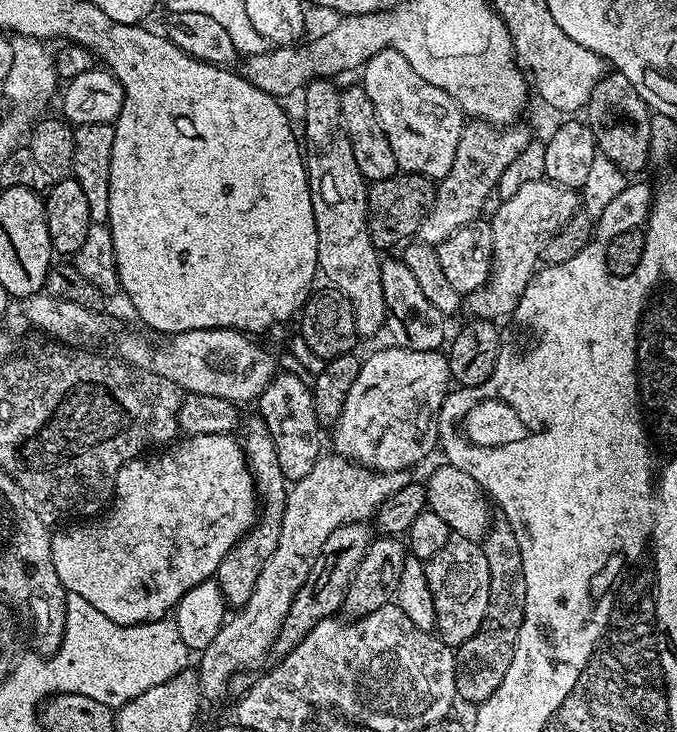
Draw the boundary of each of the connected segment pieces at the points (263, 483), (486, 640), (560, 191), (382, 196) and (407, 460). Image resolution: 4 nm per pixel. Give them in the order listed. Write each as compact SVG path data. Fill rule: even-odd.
M259 414L243 417L242 427L238 432L240 447L244 449L244 456L248 459L248 468L252 471L252 478L256 481L256 491L259 499L268 509L263 509L262 515L253 524L252 529L246 535L240 537L240 541L228 551L226 558L218 566L214 577L216 584L221 588L225 605L239 610L244 603L254 594L254 586L258 583L258 574L266 566L270 554L278 546L278 534L280 523L284 517L284 503L288 501L288 488L282 474L282 466L278 466L278 454L274 451L274 440L270 438L270 432L266 430L266 422Z
M506 522L493 523L489 527L482 547L486 554L486 566L490 566L490 602L482 626L474 638L466 638L456 653L456 694L461 701L469 700L472 706L486 702L502 686L506 670L514 658L514 646L518 630L522 626L526 606L526 578L522 574L520 543L512 527Z
M547 178L526 182L526 186L521 186L515 194L510 194L510 198L500 200L496 213L490 216L493 271L489 275L489 282L482 289L467 293L467 315L477 320L493 322L499 321L499 316L511 317L520 293L526 290L541 263L544 241L552 239L564 228L566 222L570 222L576 215L581 204L582 196L577 189L554 184Z
M400 172L395 176L368 185L368 229L377 249L392 248L411 241L417 235L434 206L436 184L426 176Z
M395 346L380 348L373 356L364 356L358 378L346 394L342 414L336 420L332 432L332 444L335 455L344 456L357 464L378 472L403 472L412 470L419 460L424 460L438 448L438 429L436 418L440 407L450 391L450 366L447 355L437 350L406 350Z

